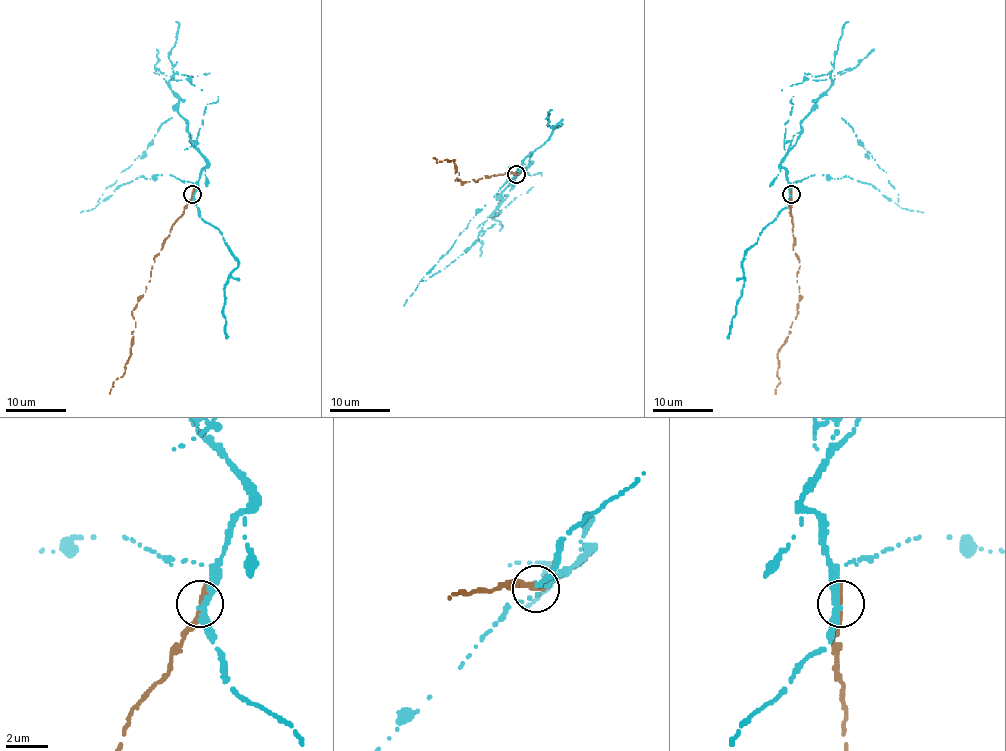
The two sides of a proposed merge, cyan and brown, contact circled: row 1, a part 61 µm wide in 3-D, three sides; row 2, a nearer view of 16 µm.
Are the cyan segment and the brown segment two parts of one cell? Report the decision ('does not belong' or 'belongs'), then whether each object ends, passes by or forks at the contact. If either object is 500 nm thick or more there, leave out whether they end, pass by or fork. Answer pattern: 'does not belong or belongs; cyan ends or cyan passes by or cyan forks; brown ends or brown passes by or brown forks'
does not belong; cyan passes by; brown ends

